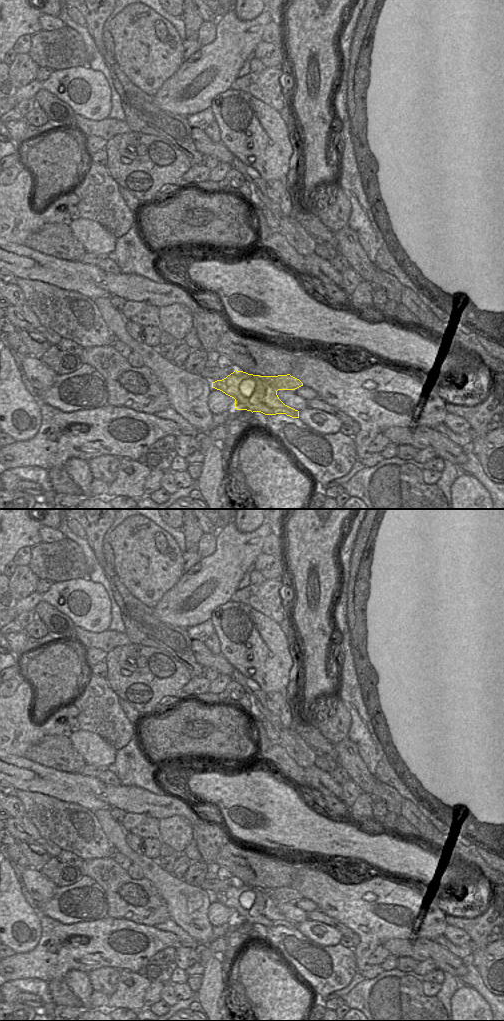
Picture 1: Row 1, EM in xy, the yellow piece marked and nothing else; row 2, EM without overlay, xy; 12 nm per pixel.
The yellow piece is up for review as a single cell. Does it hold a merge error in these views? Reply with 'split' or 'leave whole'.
split

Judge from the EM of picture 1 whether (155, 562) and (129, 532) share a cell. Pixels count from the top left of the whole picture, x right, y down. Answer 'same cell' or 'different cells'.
same cell

